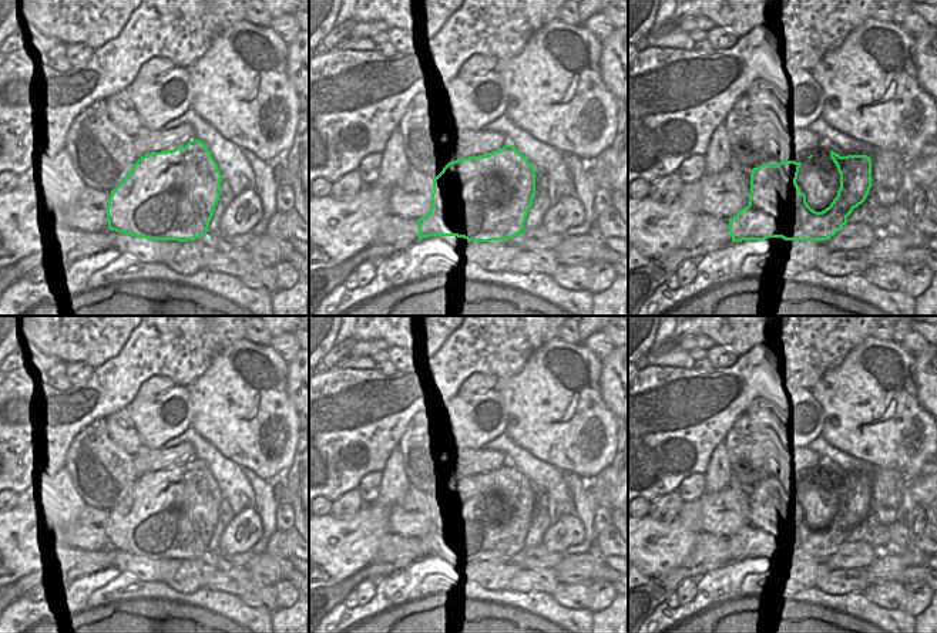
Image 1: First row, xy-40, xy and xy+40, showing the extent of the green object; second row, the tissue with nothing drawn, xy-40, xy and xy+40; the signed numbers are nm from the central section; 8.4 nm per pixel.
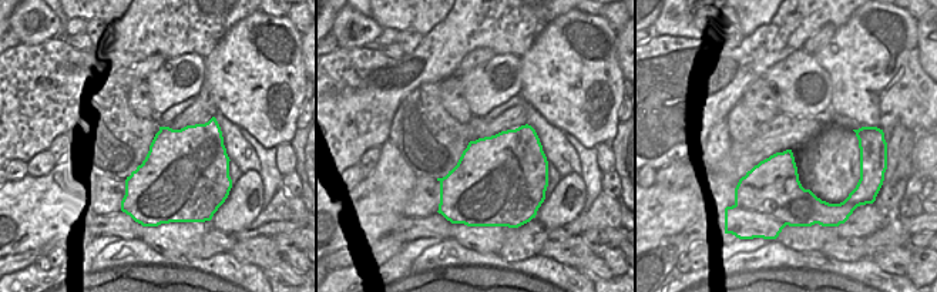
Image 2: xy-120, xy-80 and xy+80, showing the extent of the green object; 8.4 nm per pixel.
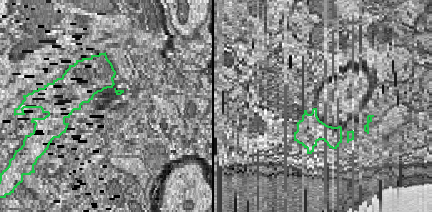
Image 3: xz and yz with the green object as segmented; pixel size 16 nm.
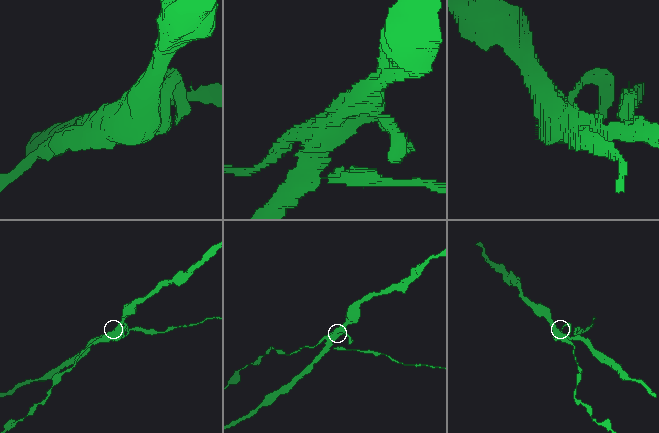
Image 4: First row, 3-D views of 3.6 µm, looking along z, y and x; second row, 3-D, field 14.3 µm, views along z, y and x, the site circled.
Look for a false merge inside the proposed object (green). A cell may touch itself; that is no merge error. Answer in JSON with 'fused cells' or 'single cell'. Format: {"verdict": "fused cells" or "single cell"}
{"verdict": "fused cells"}

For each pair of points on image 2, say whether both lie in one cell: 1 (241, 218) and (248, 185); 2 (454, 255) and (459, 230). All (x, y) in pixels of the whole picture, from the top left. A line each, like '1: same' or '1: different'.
1: same
2: different

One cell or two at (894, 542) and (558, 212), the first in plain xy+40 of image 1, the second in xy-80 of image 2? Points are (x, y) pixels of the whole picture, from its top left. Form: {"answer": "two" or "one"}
{"answer": "one"}

